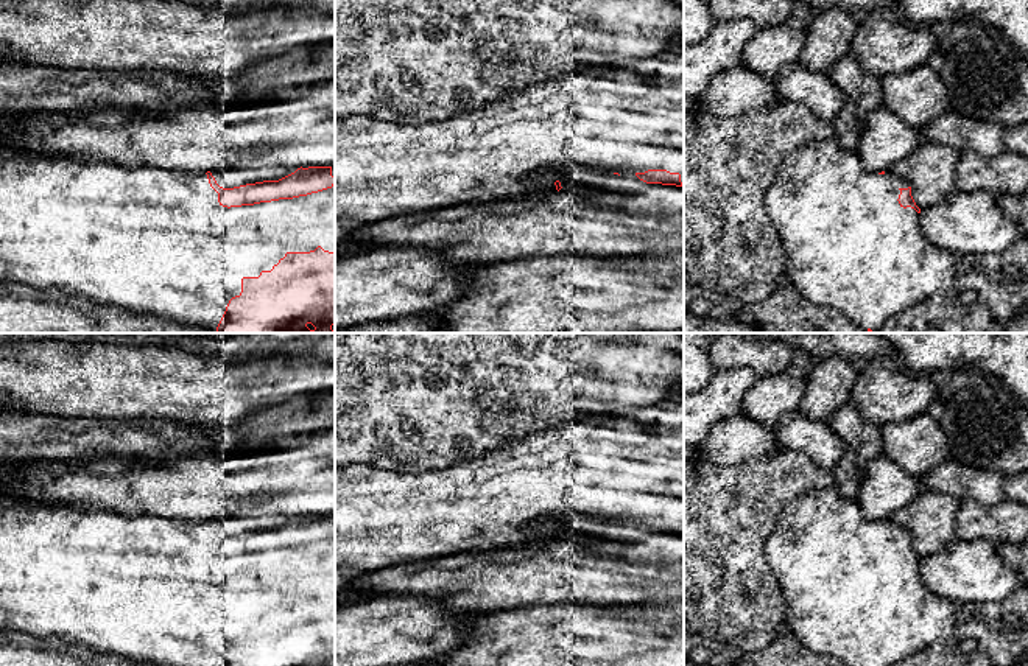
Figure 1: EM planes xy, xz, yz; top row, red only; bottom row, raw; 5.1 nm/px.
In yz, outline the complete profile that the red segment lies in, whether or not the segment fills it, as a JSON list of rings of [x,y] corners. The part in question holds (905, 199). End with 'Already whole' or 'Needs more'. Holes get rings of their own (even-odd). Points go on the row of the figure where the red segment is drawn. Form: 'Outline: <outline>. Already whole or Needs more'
Outline: [[[835,137],[797,146],[780,160],[765,191],[765,209],[785,247],[793,286],[807,300],[838,310],[868,331],[916,303],[936,302],[955,283],[956,257],[925,240],[910,181],[891,171],[866,171],[858,152],[844,149]]]. Needs more

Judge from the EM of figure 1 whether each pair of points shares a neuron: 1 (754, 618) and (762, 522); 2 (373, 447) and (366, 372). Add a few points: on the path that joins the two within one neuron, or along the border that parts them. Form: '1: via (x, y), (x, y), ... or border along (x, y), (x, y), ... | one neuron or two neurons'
1: via (754, 595), (754, 545) | one neuron
2: via (373, 428), (373, 391) | one neuron

